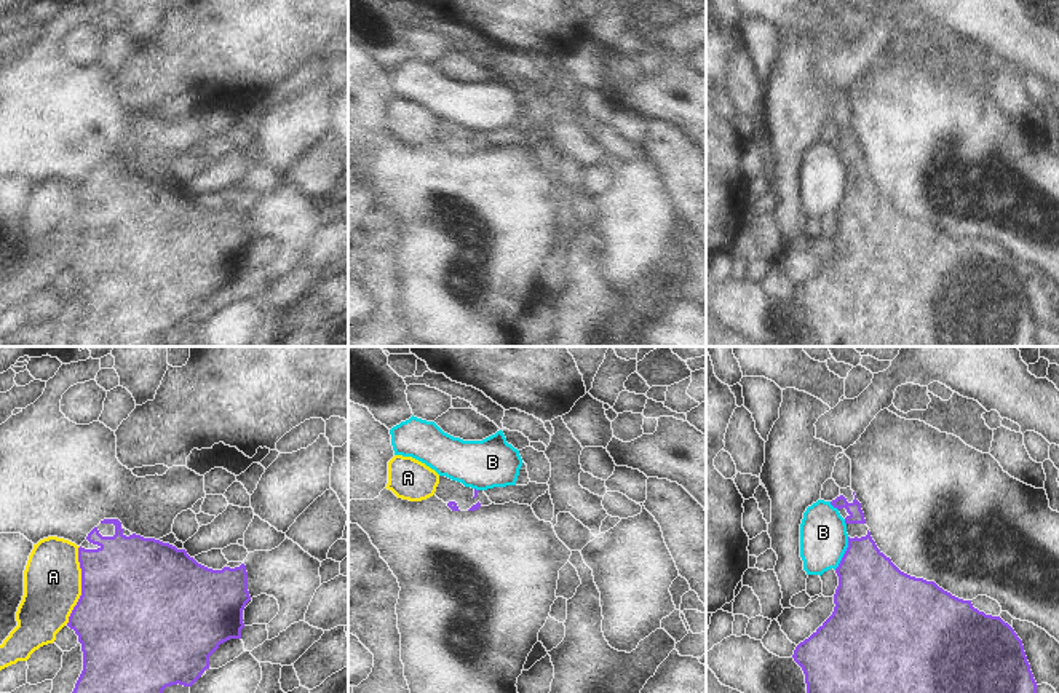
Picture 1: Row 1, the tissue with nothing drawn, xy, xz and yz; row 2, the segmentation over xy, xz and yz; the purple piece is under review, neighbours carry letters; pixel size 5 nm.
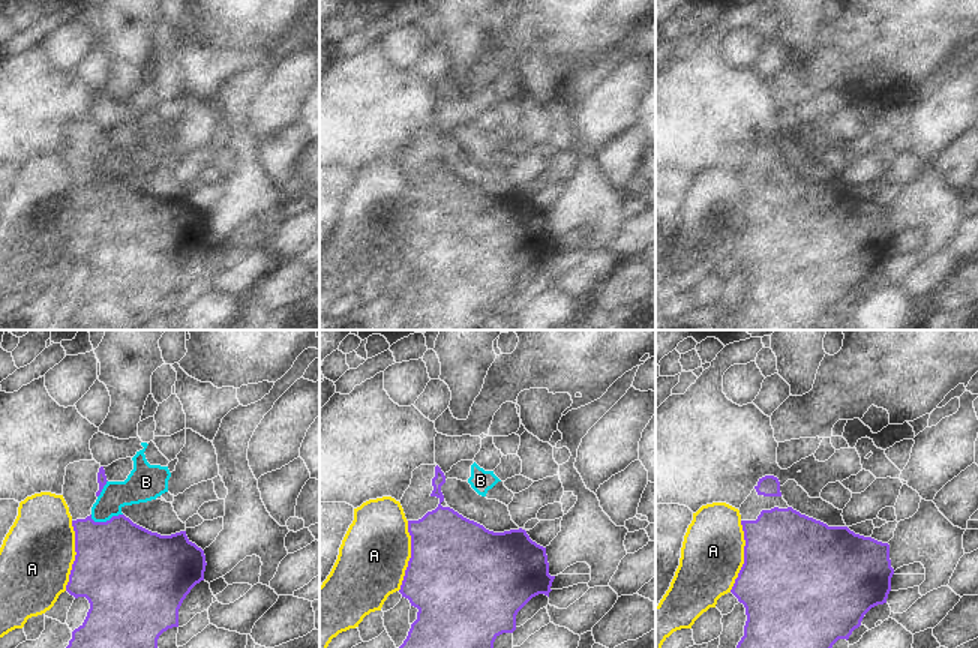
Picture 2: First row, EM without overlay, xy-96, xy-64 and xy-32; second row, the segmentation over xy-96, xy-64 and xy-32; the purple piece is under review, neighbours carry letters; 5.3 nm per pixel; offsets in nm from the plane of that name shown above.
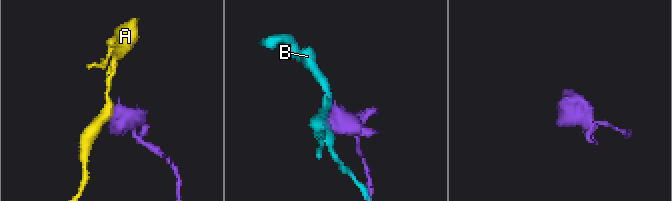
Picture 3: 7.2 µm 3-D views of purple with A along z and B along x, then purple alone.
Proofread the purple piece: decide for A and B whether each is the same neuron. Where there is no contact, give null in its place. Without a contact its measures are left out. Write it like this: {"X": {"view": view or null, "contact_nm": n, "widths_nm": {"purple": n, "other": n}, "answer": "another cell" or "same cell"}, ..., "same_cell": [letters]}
{"A": {"view": "xy", "contact_nm": 400, "widths_nm": {"purple": 500, "other": 280}, "answer": "another cell"}, "B": {"view": "yz", "contact_nm": 180, "widths_nm": {"purple": 360, "other": 240}, "answer": "another cell"}, "same_cell": []}

